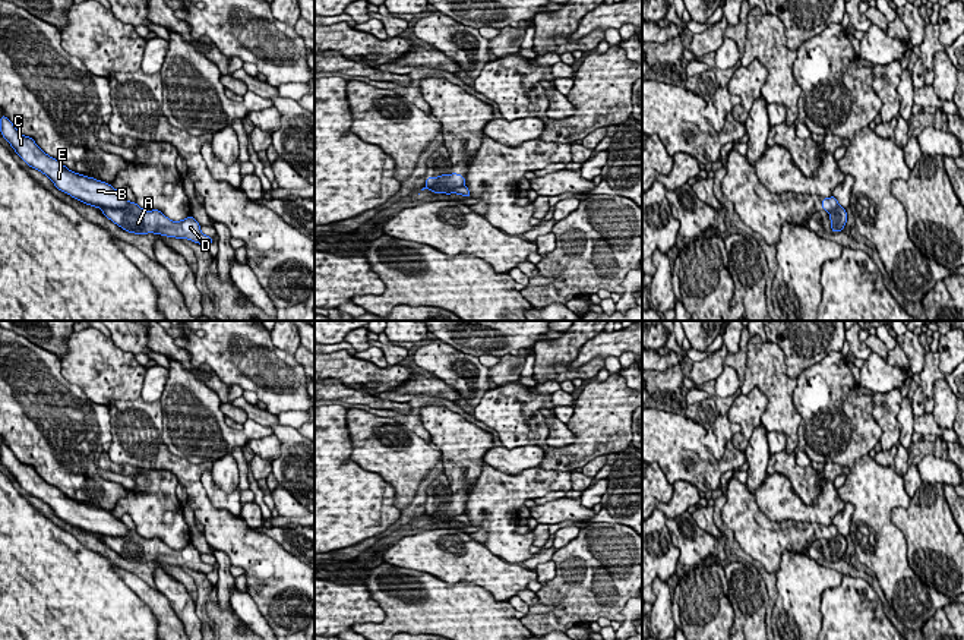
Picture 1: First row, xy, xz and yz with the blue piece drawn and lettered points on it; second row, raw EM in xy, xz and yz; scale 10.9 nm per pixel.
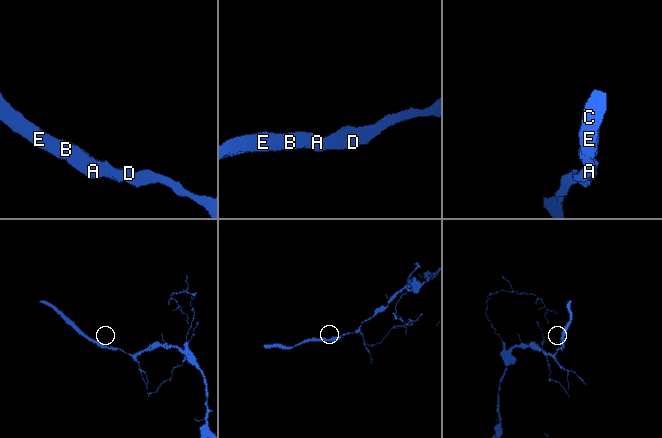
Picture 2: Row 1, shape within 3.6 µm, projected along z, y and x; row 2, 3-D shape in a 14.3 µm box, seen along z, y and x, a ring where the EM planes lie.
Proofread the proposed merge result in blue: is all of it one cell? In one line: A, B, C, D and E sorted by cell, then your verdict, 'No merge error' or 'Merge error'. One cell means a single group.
Groups: A D / B C E. Merge error

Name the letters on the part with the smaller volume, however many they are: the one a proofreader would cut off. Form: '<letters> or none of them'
B, C, E

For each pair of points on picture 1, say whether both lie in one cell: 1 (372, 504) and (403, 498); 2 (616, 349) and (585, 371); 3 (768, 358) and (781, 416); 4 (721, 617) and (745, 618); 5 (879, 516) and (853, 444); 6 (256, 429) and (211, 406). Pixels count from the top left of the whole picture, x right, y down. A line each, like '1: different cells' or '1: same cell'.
1: different cells
2: different cells
3: same cell
4: different cells
5: different cells
6: same cell

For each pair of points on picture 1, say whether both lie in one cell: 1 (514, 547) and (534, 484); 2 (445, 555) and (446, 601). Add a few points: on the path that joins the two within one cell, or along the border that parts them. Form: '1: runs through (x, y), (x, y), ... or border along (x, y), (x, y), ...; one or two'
1: runs through (506, 530), (506, 508), (518, 497); one
2: border along (414, 568), (446, 582), (473, 582), (480, 588); two

